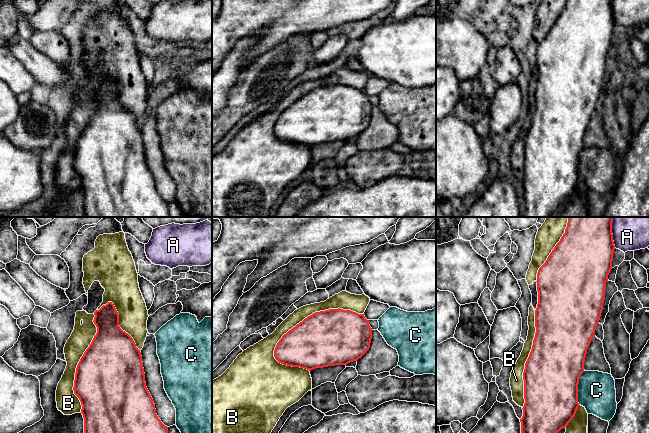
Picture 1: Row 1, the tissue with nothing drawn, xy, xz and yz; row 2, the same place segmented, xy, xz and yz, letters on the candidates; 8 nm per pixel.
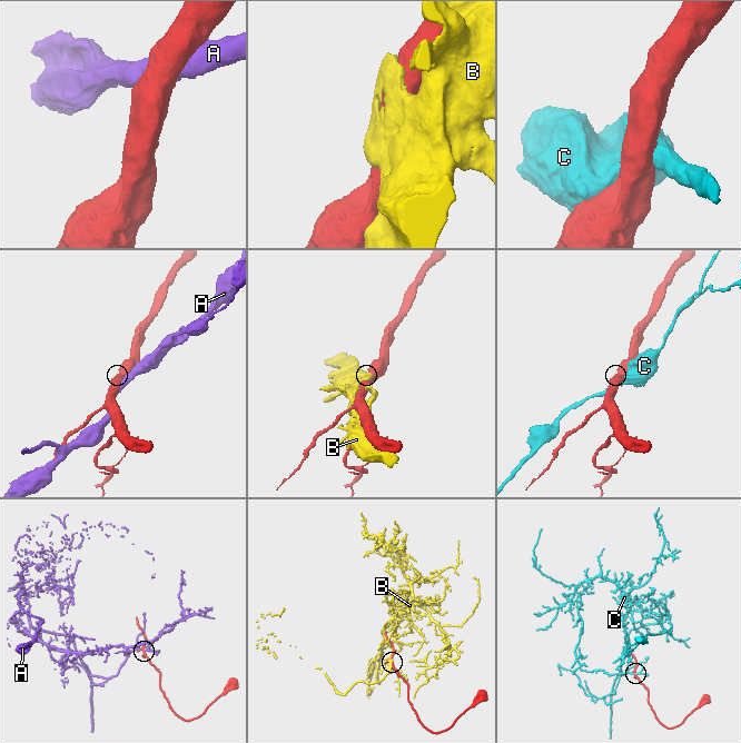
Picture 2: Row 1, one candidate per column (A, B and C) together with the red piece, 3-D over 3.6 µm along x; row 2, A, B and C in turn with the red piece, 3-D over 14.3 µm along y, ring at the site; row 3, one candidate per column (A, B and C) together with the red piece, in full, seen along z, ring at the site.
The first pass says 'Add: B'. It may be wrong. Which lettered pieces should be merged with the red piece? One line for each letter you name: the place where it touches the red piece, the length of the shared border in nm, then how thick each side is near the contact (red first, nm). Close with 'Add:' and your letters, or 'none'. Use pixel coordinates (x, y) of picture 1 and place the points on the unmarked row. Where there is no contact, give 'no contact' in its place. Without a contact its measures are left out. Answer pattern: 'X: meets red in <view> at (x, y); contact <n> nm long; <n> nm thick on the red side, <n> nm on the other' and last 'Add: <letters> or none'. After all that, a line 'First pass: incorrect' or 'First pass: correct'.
B: meets red in xz at (313, 89); contact 800 nm long; 460 nm thick on the red side, 130 nm on the other
Add: B
First pass: correct

